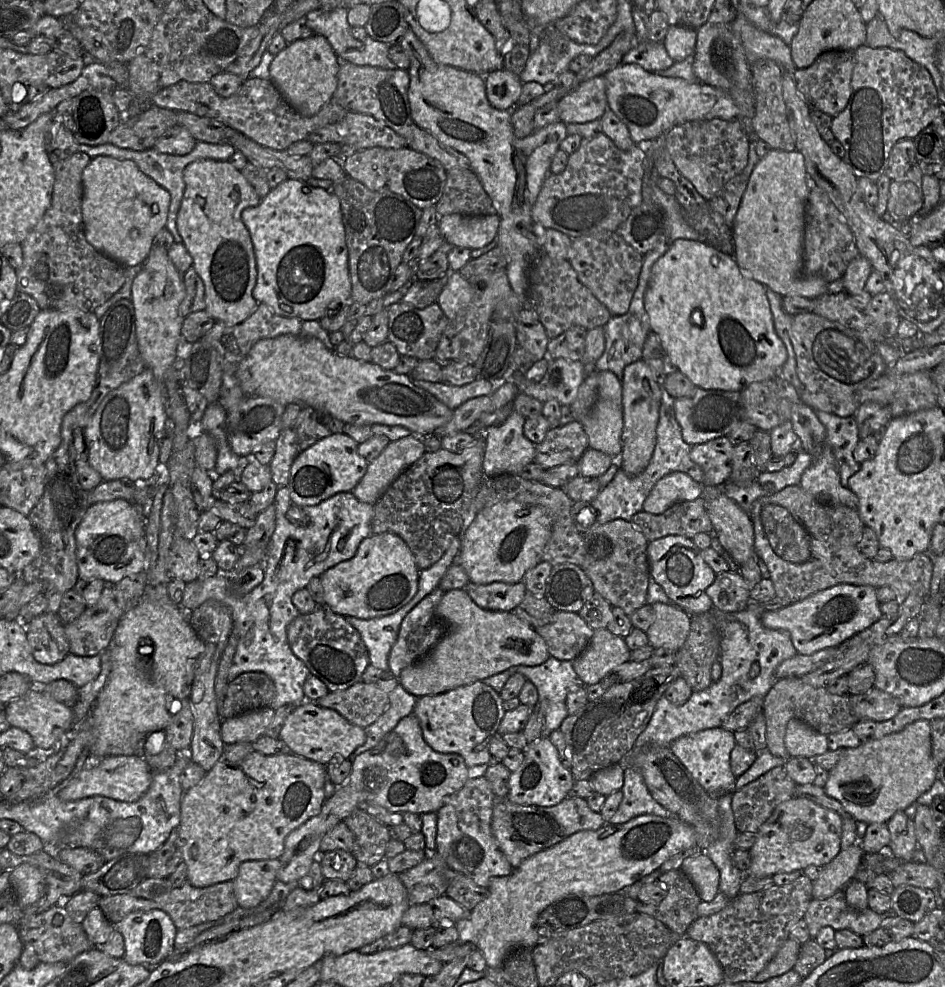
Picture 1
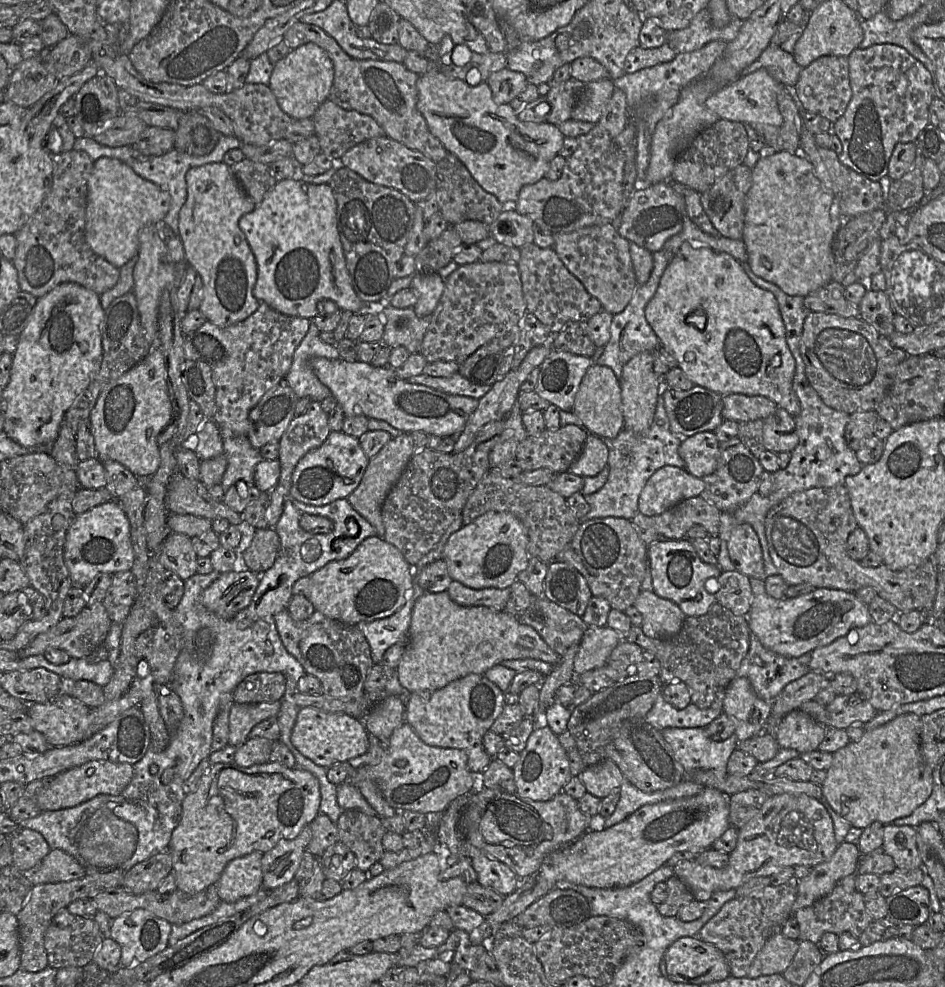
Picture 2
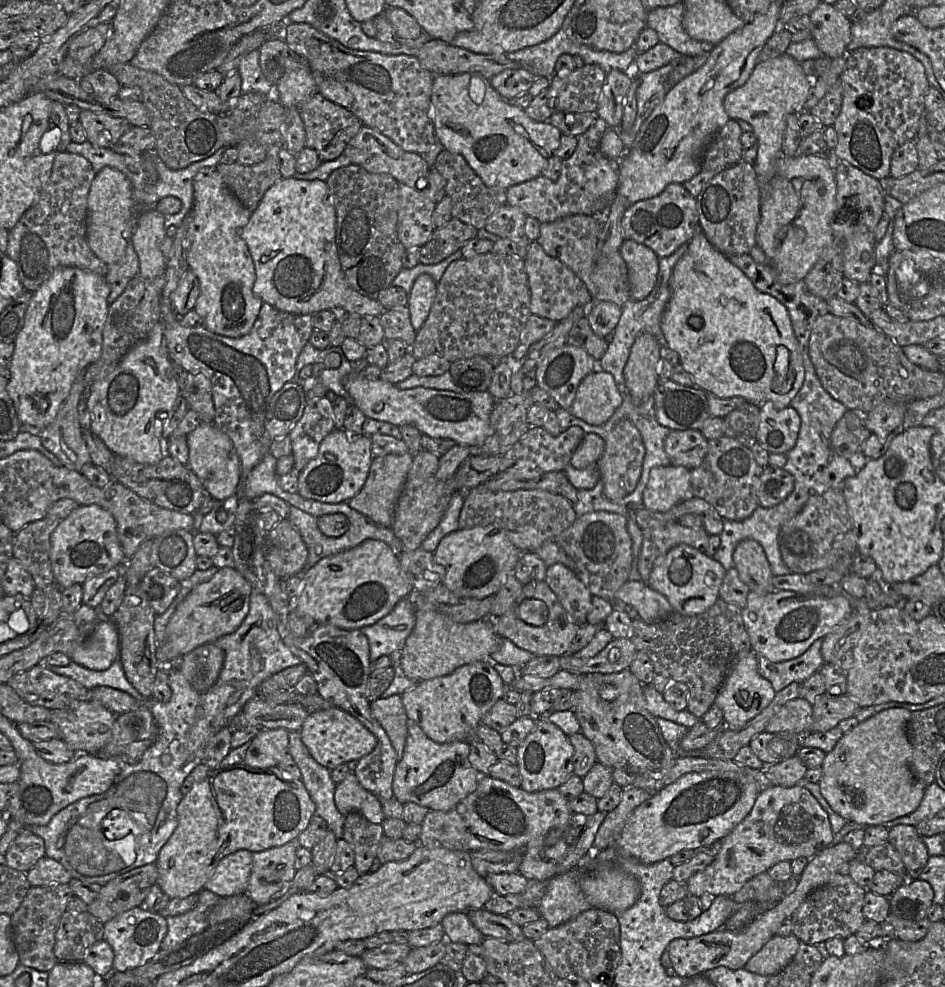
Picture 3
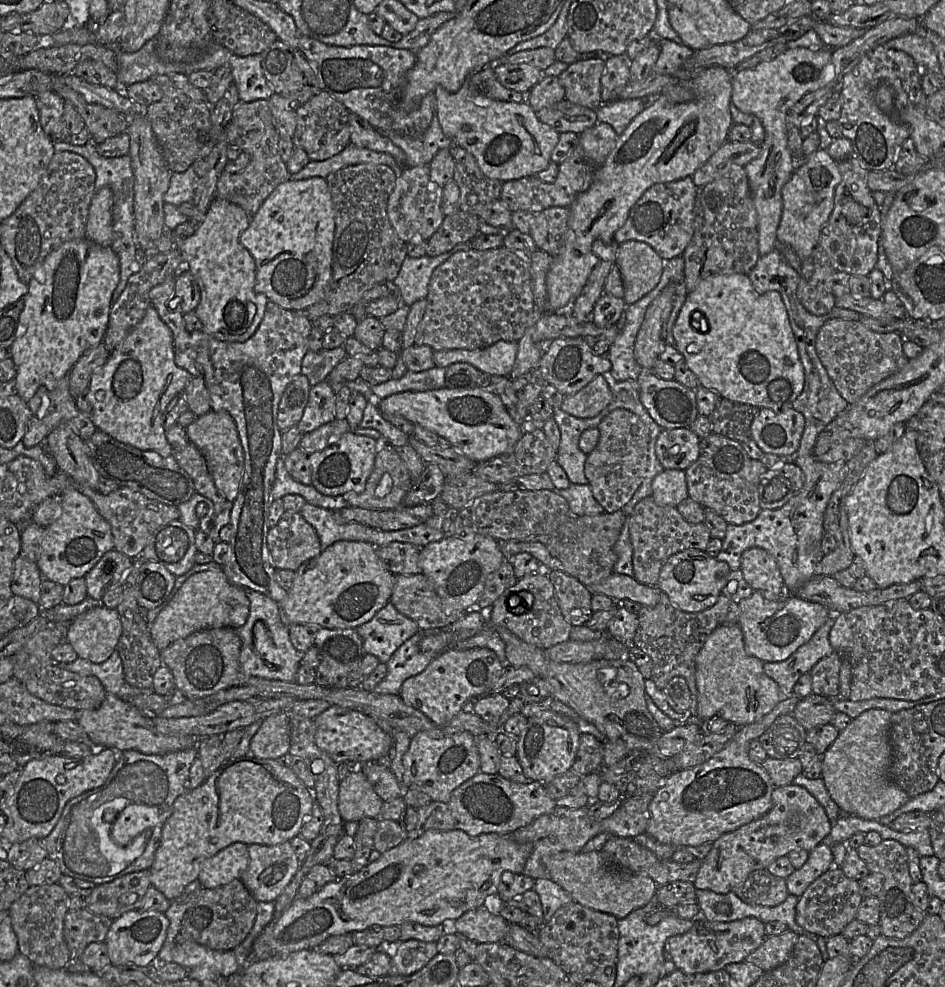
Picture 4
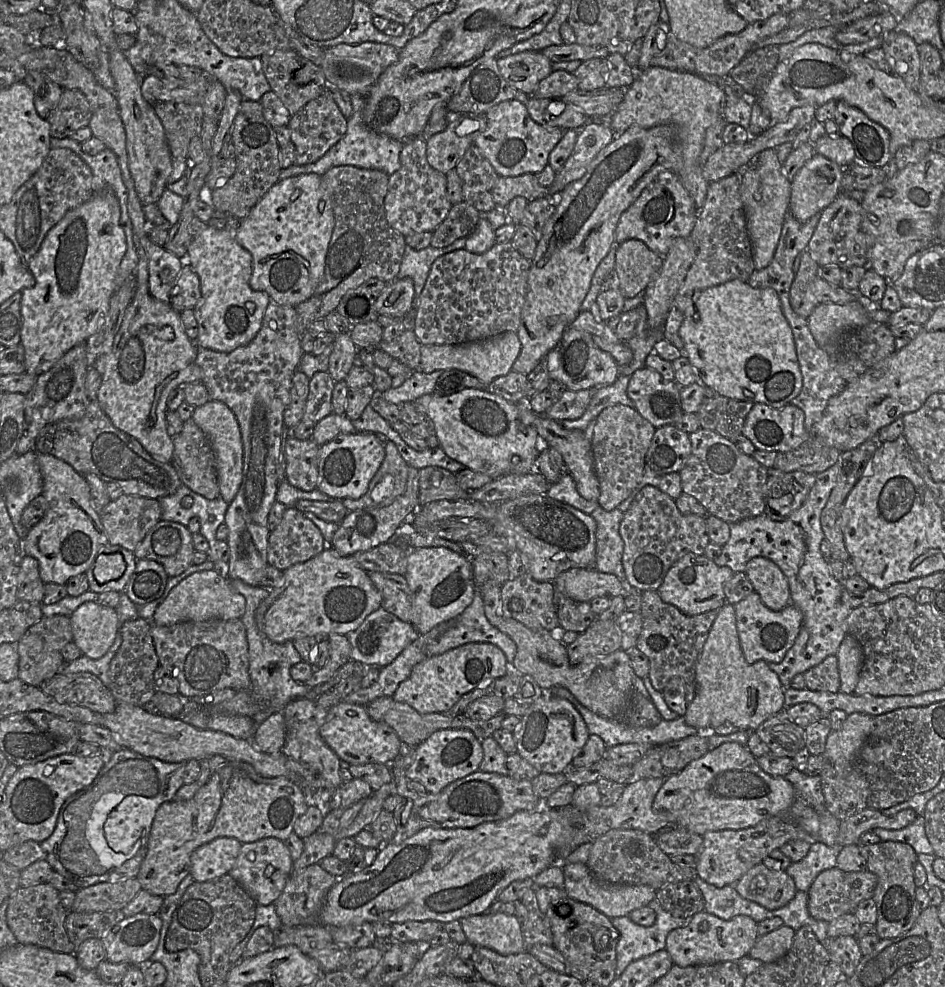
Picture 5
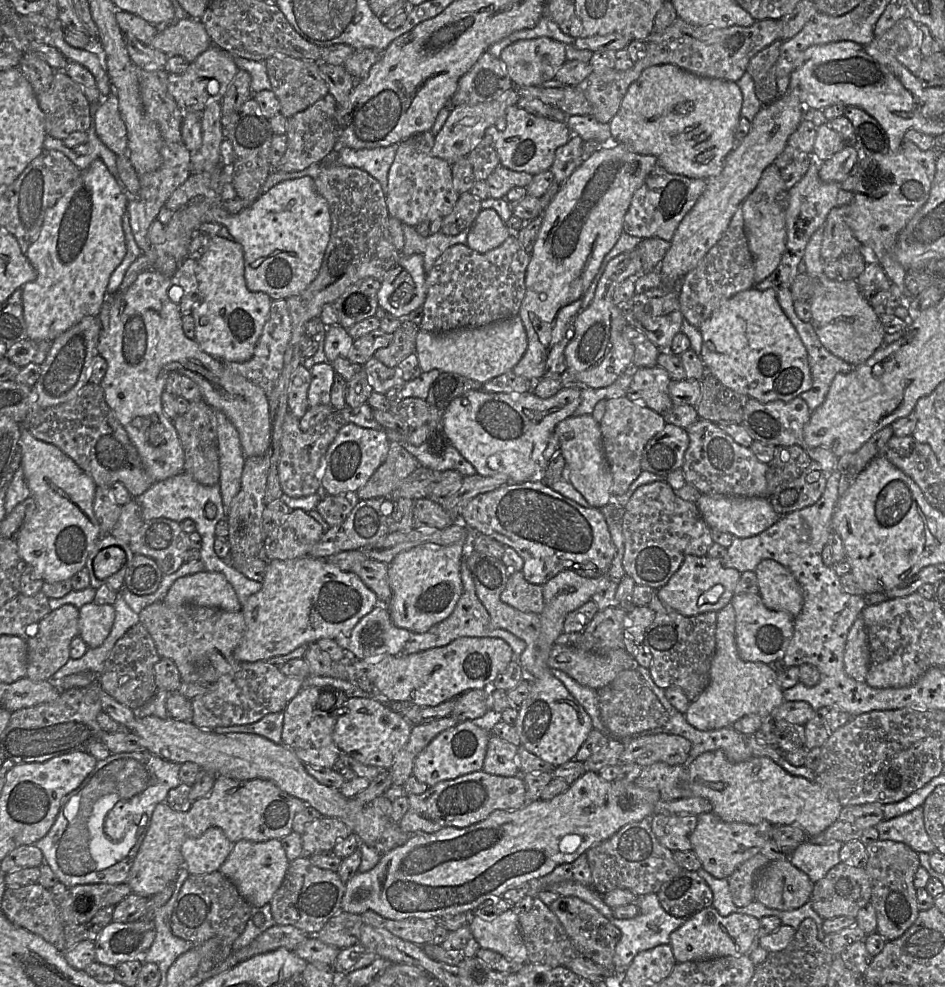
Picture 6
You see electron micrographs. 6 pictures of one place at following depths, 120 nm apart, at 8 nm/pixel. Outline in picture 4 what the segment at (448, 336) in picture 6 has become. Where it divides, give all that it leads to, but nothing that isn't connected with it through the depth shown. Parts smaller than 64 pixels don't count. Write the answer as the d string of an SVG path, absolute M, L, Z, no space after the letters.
M500 340L483 349L433 351L433 356L436 367L447 368L454 363L469 363L490 377L509 377L517 351L518 342Z

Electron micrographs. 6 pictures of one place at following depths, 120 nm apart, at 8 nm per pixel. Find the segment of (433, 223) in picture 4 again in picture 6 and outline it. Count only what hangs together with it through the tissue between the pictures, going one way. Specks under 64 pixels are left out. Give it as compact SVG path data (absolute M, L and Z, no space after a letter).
M426 131L403 140L388 173L387 209L394 217L412 227L427 220L444 218L454 208L459 194L454 189L452 165L432 155L435 136Z

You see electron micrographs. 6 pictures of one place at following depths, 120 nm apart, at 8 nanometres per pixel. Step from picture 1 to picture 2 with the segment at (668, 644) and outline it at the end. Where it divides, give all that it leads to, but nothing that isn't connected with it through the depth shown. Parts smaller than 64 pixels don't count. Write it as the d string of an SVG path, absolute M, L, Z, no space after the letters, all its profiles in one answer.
M641 591L633 607L641 613L641 629L650 638L664 639L674 636L680 631L686 618L677 604L653 591Z

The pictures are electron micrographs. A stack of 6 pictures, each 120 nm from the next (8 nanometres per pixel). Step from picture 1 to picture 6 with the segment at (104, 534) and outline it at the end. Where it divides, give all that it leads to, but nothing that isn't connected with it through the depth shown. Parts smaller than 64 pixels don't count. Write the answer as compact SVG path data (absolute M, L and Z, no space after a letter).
M27 428L21 430L19 446L21 467L30 491L30 497L35 502L35 510L14 537L18 546L18 554L26 563L25 571L29 573L33 580L39 579L50 583L69 580L85 567L90 552L102 536L99 522L94 513L97 485L61 449L53 444L36 439Z

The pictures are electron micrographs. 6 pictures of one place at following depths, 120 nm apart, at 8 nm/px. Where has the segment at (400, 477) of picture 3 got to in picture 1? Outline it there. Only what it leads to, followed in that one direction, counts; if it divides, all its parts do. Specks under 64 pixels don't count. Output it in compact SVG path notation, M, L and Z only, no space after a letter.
M409 435L390 442L377 458L368 463L365 475L352 493L359 501L374 506L398 476L415 463L425 452L423 439L419 436Z

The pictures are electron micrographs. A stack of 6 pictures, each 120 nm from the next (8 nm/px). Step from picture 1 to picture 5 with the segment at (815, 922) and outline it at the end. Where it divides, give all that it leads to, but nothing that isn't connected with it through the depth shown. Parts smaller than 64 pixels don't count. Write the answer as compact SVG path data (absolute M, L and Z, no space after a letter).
M837 867L820 872L807 894L808 912L816 920L829 923L851 912L845 872Z

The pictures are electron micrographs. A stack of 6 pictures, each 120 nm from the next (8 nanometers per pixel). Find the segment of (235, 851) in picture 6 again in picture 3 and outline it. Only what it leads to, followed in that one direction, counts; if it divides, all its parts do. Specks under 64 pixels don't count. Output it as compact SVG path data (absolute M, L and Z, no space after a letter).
M290 841L252 855L252 871L246 894L256 905L266 904L296 873L296 850L300 846Z

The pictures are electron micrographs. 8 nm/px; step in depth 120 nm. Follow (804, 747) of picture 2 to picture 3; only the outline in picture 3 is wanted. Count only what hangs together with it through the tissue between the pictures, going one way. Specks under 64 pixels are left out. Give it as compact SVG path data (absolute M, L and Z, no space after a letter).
M790 700L769 720L764 732L792 732L804 735L811 730L812 715L812 705L807 700Z

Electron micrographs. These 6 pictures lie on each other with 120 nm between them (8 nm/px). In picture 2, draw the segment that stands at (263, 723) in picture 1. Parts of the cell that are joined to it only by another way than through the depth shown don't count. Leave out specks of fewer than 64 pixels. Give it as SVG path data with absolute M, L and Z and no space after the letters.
M280 700L258 704L234 703L229 714L228 744L236 747L243 744L254 726L270 717L277 717L280 708Z

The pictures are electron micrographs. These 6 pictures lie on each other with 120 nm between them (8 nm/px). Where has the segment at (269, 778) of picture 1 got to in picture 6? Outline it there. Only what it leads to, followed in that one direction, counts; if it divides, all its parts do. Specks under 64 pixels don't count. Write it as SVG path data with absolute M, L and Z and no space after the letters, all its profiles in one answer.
M216 776L209 793L195 800L186 812L177 812L166 802L156 805L126 883L133 894L149 898L176 881L179 871L184 867L181 847L187 838L199 837L210 827L217 827L233 843L240 840L280 840L293 831L294 816L303 810L305 805L302 800L282 791L269 780L235 780Z

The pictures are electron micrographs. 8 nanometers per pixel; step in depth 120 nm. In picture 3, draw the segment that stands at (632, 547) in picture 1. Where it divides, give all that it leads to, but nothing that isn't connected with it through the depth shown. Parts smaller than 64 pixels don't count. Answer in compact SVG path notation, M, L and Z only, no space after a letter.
M606 511L587 513L559 535L545 541L533 551L547 567L560 563L572 570L588 588L592 596L614 602L617 590L628 581L632 564L632 541L627 530L628 517Z

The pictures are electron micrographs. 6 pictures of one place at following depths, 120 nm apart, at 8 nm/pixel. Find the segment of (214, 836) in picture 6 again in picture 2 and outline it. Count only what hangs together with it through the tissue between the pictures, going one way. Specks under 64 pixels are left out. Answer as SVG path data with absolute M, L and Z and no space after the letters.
M252 852L231 860L224 868L219 880L215 883L222 901L235 902L250 896L262 886L261 852Z

